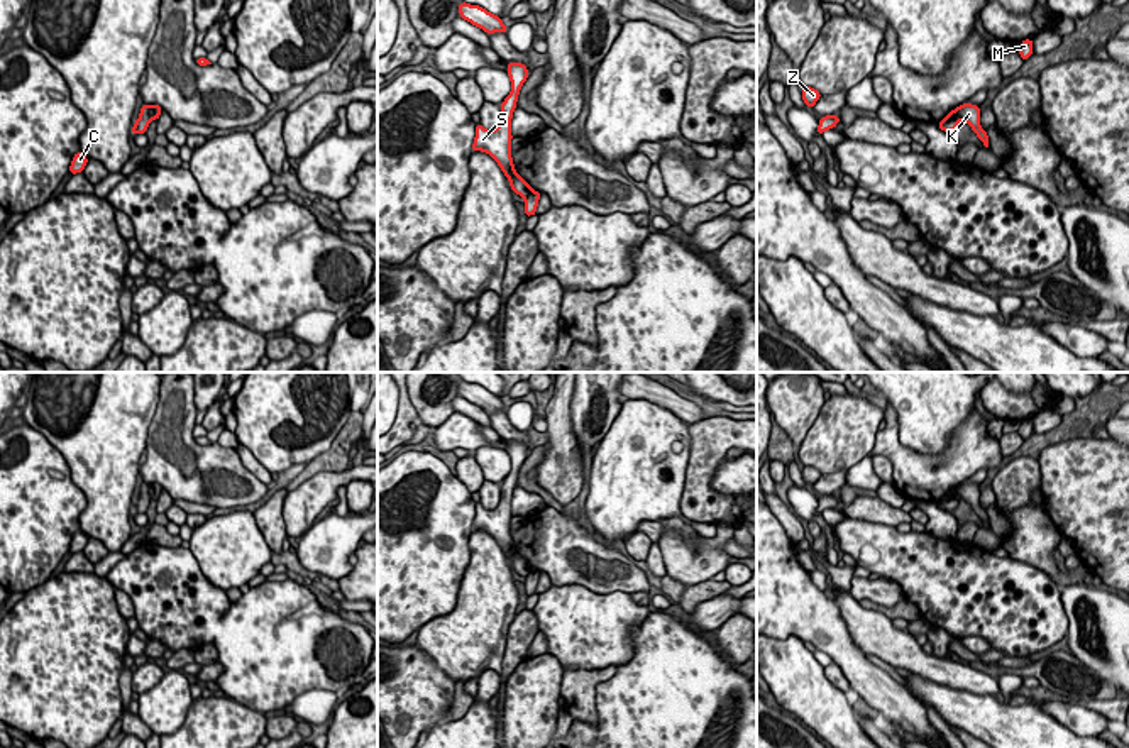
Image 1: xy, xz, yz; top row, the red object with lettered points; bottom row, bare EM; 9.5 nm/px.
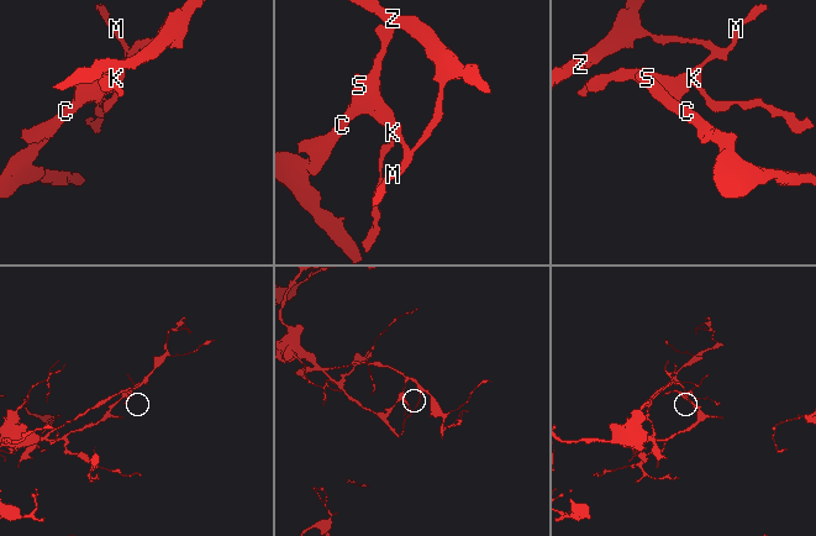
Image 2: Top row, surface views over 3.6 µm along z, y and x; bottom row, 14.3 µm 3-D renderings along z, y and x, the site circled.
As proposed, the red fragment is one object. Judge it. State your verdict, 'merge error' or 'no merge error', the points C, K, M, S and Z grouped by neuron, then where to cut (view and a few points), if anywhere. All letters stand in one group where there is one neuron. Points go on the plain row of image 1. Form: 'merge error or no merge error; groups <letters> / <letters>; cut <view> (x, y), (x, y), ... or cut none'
merge error; groups C S / K M Z; cut yz (957, 488), (960, 498)

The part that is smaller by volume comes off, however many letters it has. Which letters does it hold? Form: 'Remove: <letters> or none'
Remove: K, M, Z

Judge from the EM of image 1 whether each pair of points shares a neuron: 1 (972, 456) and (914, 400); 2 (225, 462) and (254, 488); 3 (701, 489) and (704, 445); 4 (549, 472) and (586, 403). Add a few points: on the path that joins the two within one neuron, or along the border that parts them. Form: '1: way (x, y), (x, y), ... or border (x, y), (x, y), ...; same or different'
1: border (974, 408), (943, 450), (931, 454), (914, 450); different
2: way (234, 466), (249, 479); same
3: way (701, 479), (704, 456); same
4: border (572, 390), (571, 430), (583, 457); different

